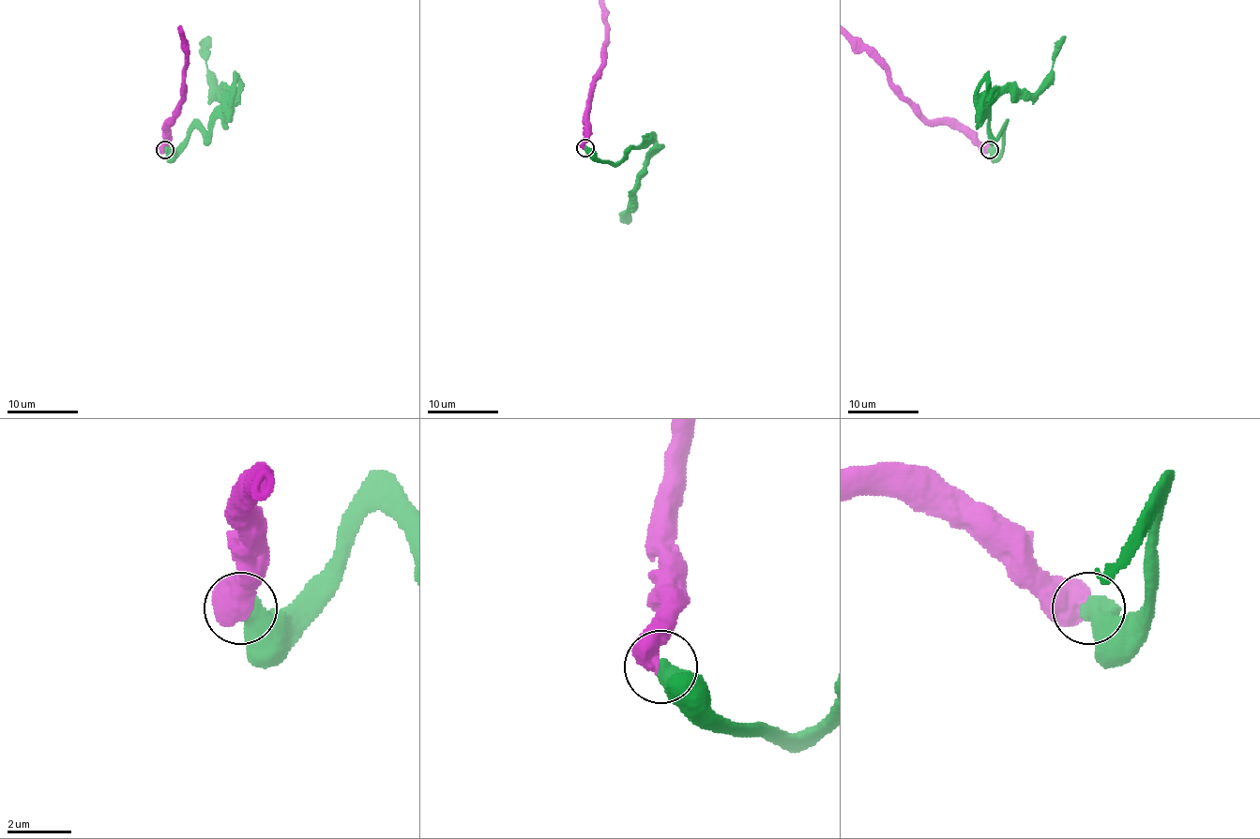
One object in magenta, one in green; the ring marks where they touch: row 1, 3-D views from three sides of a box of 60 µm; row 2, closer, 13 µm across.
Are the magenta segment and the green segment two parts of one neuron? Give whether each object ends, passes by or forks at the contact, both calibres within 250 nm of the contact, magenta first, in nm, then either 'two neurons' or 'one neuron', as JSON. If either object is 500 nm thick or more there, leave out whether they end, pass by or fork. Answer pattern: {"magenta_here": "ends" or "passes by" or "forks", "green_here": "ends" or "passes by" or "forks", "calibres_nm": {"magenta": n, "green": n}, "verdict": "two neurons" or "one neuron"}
{"calibres_nm": {"magenta": 700, "green": 650}, "verdict": "one neuron"}

